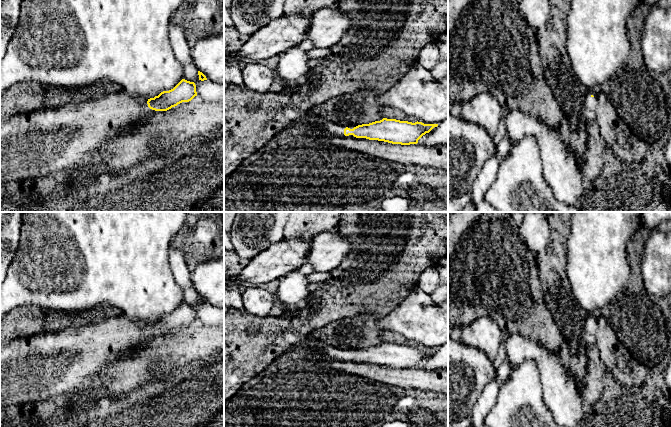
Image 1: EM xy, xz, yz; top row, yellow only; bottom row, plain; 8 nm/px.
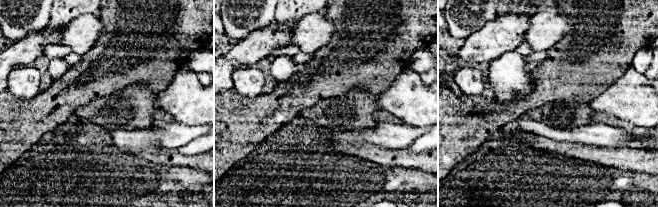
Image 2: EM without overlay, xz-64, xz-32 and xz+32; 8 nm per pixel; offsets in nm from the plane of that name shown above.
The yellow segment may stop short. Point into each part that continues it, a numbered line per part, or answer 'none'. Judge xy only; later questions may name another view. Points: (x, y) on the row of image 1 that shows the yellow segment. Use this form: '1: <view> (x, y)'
none

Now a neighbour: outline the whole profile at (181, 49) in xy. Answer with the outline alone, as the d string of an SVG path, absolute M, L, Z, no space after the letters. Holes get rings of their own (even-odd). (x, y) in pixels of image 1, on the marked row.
M170 23L168 33L175 58L182 65L193 64L193 59L190 56L190 46L186 42L183 29L180 26Z

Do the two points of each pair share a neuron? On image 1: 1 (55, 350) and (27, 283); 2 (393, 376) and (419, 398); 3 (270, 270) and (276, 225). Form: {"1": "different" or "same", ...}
{"1": "different", "2": "different", "3": "different"}

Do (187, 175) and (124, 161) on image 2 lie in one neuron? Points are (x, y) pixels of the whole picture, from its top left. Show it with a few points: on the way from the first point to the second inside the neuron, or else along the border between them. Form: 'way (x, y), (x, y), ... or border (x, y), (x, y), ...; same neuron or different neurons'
way (171, 175), (140, 175); same neuron

